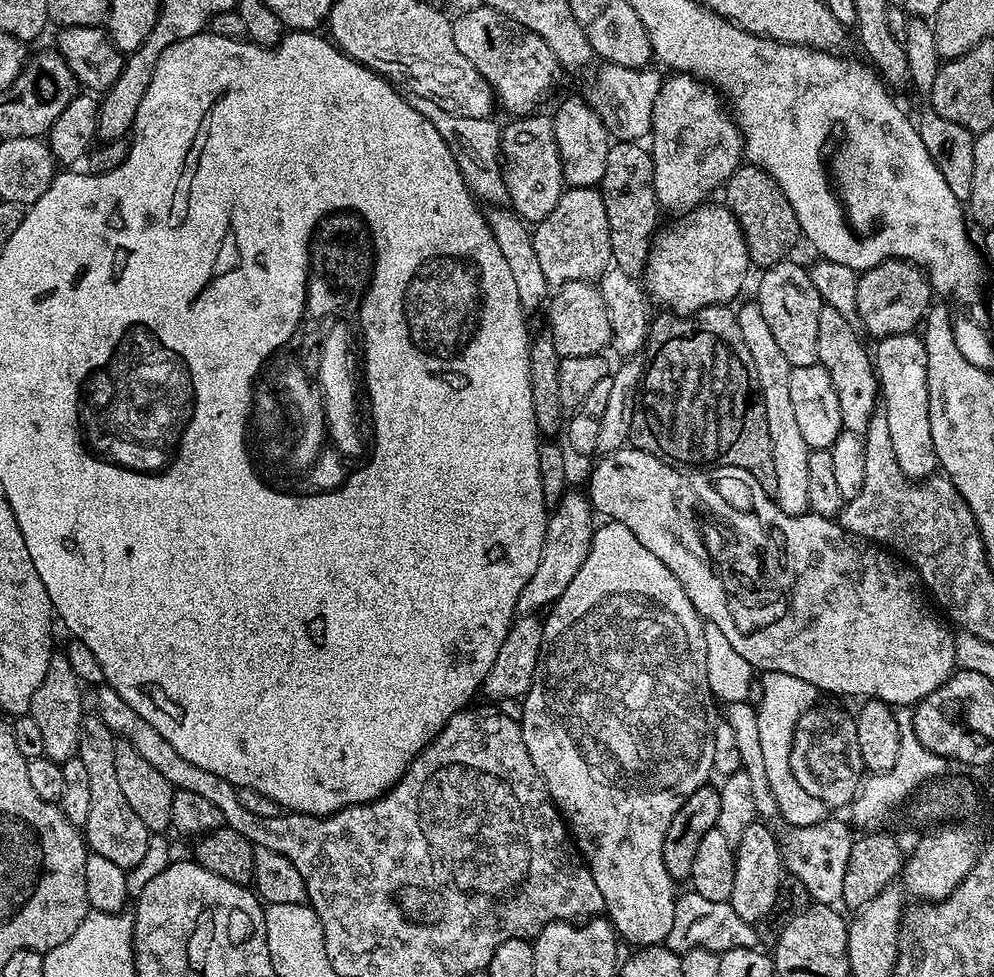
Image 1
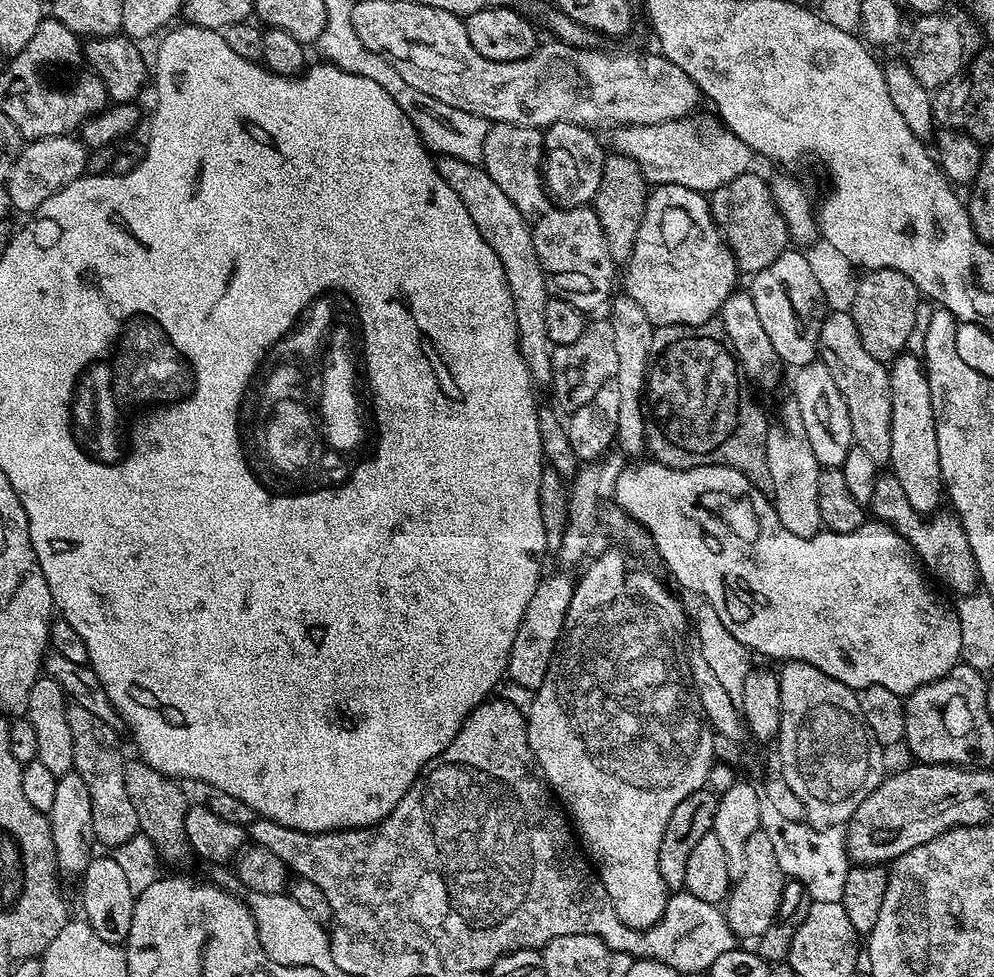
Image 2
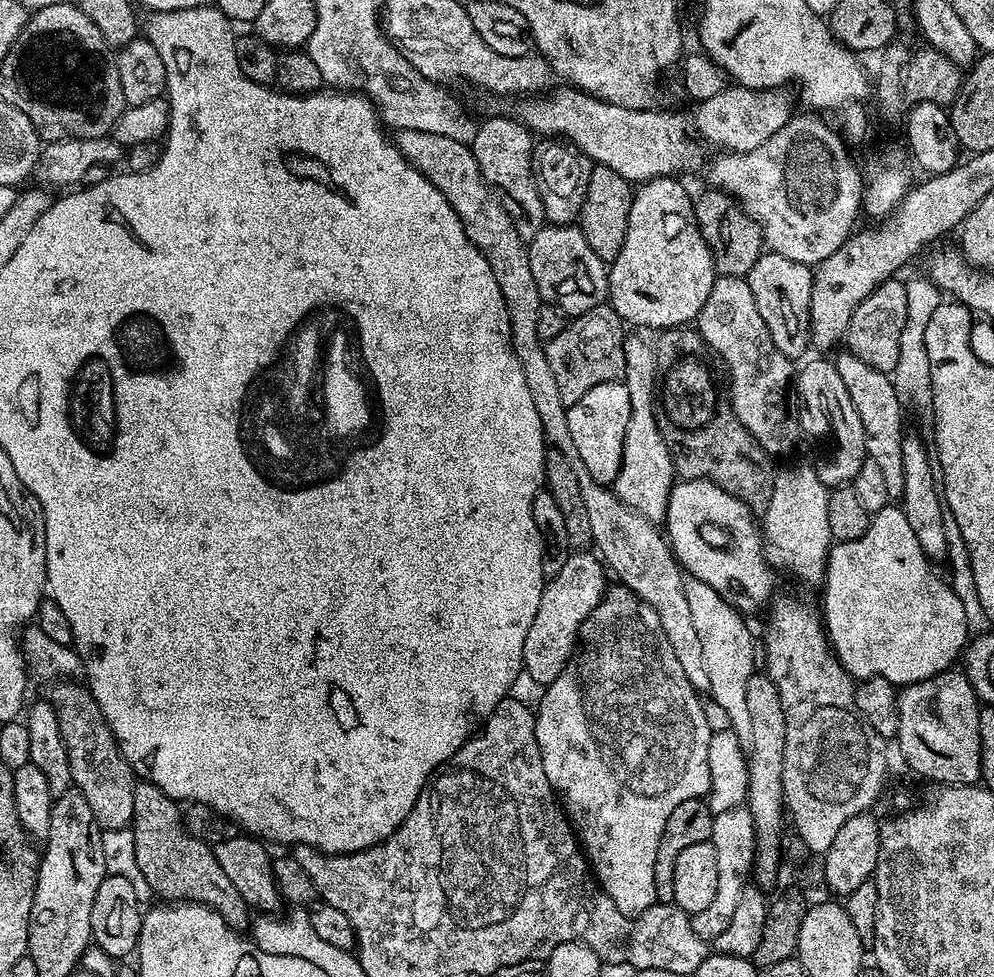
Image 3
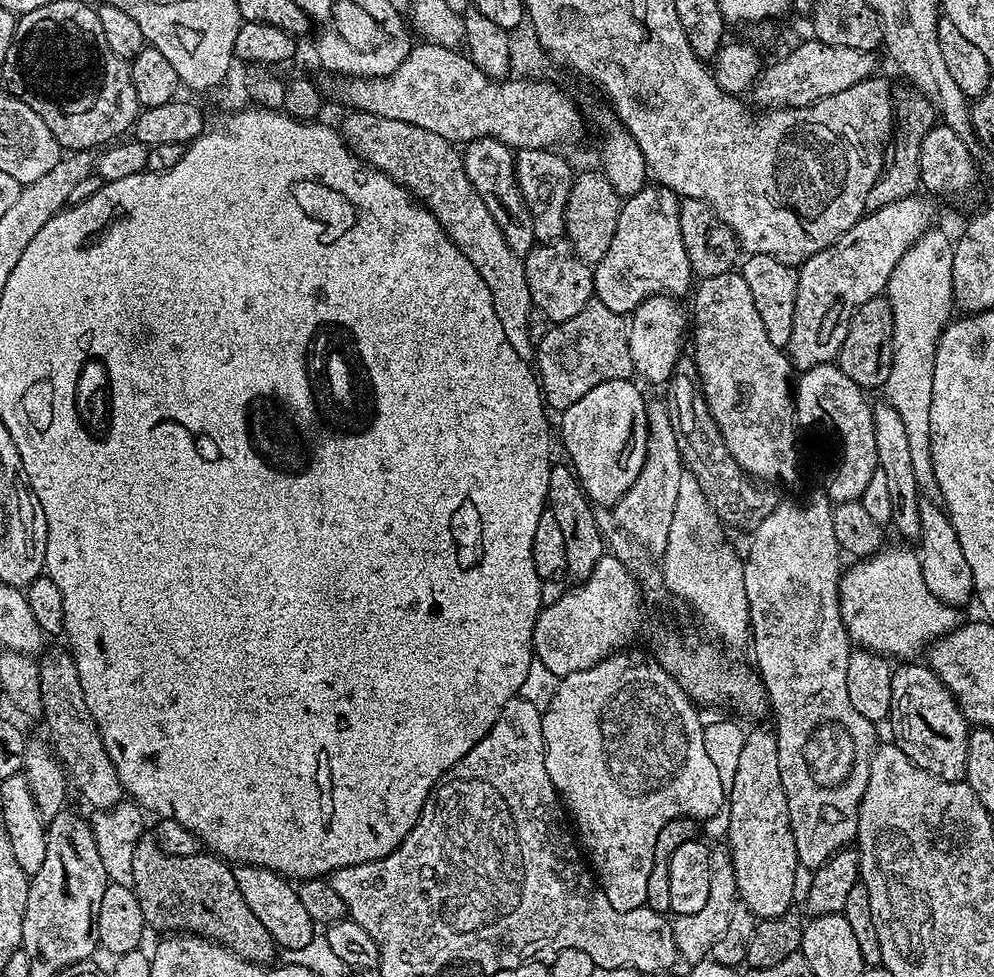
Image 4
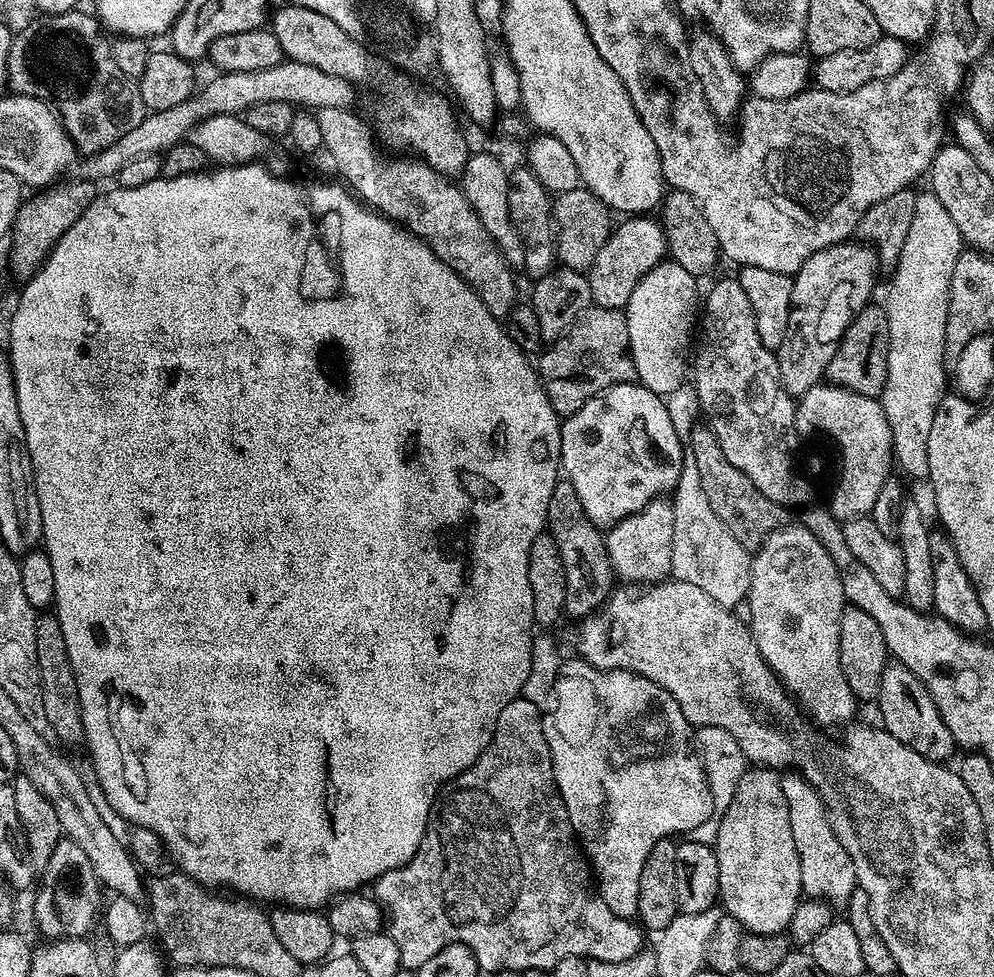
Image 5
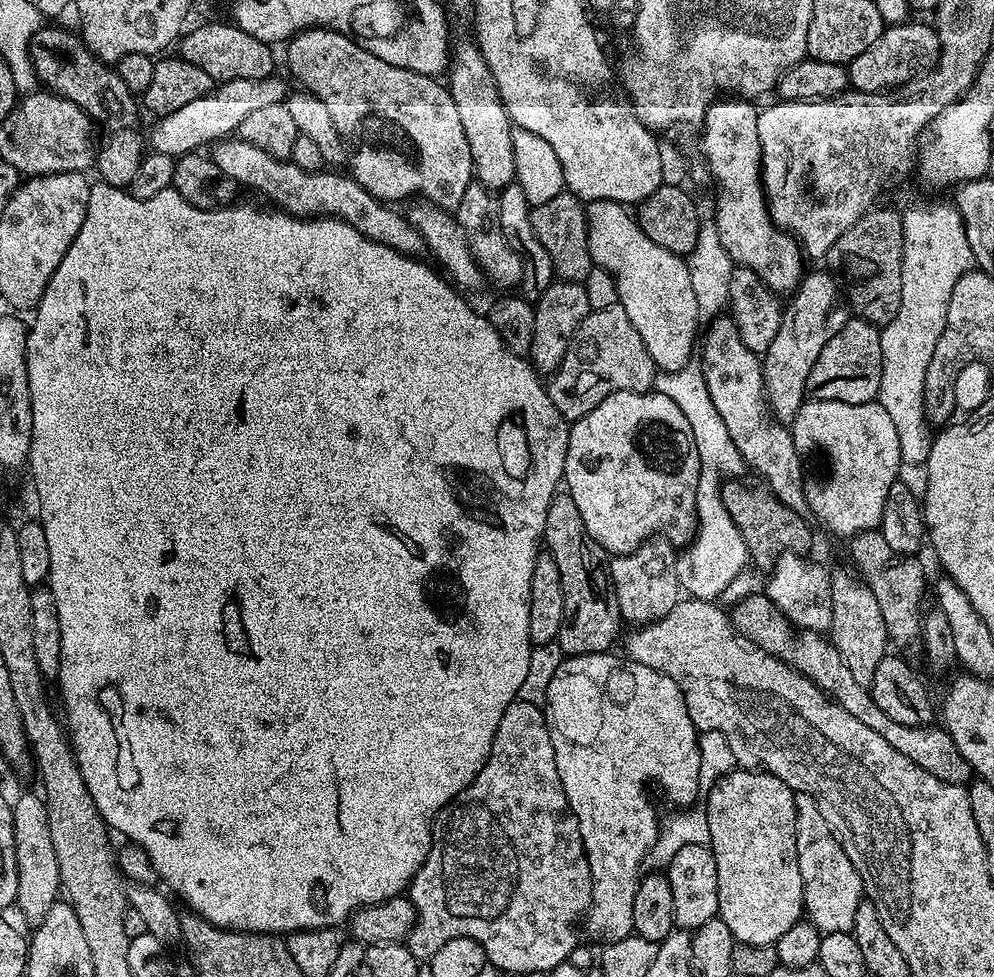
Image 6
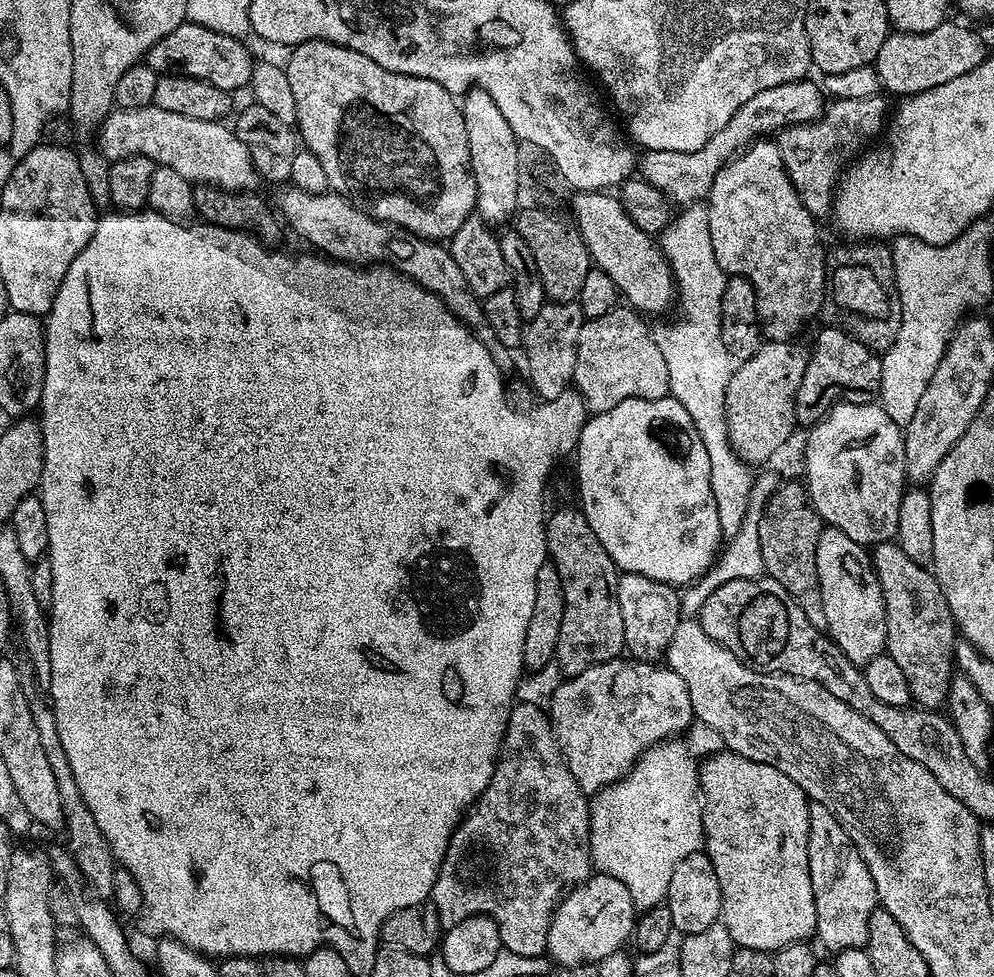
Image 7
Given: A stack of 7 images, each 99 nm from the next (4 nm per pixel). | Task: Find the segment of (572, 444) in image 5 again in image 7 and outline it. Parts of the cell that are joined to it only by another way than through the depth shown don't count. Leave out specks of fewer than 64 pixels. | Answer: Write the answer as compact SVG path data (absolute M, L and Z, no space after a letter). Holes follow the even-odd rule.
M670 394L662 398L626 398L626 402L618 402L605 412L589 415L582 426L582 434L576 443L574 453L576 459L576 488L580 491L578 507L583 512L586 522L590 522L590 530L602 542L602 546L610 554L617 569L621 573L633 572L642 574L646 578L654 578L663 584L681 586L699 581L700 577L716 562L716 557L722 548L722 533L718 522L717 507L714 506L714 494L710 490L710 458L706 455L706 446L702 446L702 438L698 438L698 430L686 414L686 406L678 402Z

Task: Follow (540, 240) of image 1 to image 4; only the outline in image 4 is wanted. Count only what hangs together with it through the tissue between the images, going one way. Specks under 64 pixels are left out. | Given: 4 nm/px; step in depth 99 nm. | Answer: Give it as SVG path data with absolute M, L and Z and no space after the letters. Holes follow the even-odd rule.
M561 238L551 242L537 243L535 248L523 257L526 270L526 286L530 286L532 307L542 310L552 324L560 324L563 320L574 318L582 306L586 306L594 296L593 265L587 264L568 243Z

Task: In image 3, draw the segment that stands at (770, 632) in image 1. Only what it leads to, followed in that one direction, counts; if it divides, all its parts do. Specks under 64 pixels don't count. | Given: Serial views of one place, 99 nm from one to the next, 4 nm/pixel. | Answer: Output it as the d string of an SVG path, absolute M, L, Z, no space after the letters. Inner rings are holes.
M707 478L677 482L672 485L667 524L667 541L671 544L678 564L691 579L706 582L706 586L714 586L714 590L722 594L727 604L737 608L741 614L756 612L764 603L767 605L773 599L772 591L776 588L777 573L768 562L766 545L758 527L757 517L737 496ZM889 506L878 510L871 517L866 534L862 534L860 540L842 540L833 543L832 551L828 553L828 566L824 570L822 589L824 588L824 608L822 607L822 619L824 627L828 633L828 642L835 652L838 662L852 675L853 681L869 680L875 676L886 678L891 684L897 686L907 686L916 684L920 680L925 680L931 676L936 676L940 672L949 671L952 664L961 659L962 653L967 649L970 643L970 633L966 624L965 611L962 610L962 604L954 594L951 583L939 580L932 573L933 565L930 563L928 555L922 550L918 542L918 537L914 535L914 530L910 522L906 522L906 514L903 507Z

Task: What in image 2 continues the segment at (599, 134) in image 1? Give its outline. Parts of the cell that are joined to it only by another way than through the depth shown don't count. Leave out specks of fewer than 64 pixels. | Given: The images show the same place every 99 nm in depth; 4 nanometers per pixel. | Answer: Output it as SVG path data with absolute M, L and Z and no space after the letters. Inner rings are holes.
M569 120L554 122L544 132L544 187L548 190L551 203L557 208L583 208L596 199L606 149L592 132L595 131L591 127Z

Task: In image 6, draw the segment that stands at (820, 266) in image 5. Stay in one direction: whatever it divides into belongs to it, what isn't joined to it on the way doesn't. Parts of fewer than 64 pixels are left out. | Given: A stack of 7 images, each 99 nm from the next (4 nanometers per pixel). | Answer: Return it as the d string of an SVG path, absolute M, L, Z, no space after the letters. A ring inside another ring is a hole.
M809 271L800 281L796 291L791 293L789 302L784 308L782 326L778 326L778 335L770 342L770 350L763 357L764 391L768 398L768 407L773 416L781 422L796 419L798 410L806 399L806 378L810 378L810 369L818 362L818 354L822 354L822 346L830 342L830 338L838 327L836 320L836 299L840 296L840 288L831 271Z

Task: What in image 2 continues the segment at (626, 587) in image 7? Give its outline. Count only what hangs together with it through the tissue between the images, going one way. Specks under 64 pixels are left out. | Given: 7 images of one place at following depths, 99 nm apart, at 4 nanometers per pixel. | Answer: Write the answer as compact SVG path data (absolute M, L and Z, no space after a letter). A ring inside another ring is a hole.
M623 294L611 297L610 323L614 330L614 354L618 358L614 382L618 386L618 426L616 427L615 443L628 458L636 458L646 448L644 439L644 408L642 401L646 396L646 381L648 379L648 361L652 359L650 354L650 342L654 325L650 318L646 318L646 312L634 302L634 298Z

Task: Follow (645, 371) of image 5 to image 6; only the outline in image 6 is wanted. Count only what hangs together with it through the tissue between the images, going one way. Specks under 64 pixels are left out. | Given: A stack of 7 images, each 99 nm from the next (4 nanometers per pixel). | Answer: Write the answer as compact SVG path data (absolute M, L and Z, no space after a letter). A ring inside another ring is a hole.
M609 200L589 201L585 220L592 263L611 274L616 284L617 303L629 315L652 361L664 372L677 372L687 367L691 363L700 315L685 257L647 238L623 204Z

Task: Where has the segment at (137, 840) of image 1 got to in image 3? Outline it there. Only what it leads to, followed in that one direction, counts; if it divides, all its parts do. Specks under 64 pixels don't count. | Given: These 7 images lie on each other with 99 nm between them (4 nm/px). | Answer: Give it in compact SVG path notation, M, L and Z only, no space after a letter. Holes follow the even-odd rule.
M56 682L51 688L50 702L54 706L54 714L58 714L62 742L66 742L66 758L70 758L73 785L82 798L86 798L103 831L129 827L134 814L134 790L138 780L126 762L98 702L88 687L80 682Z

